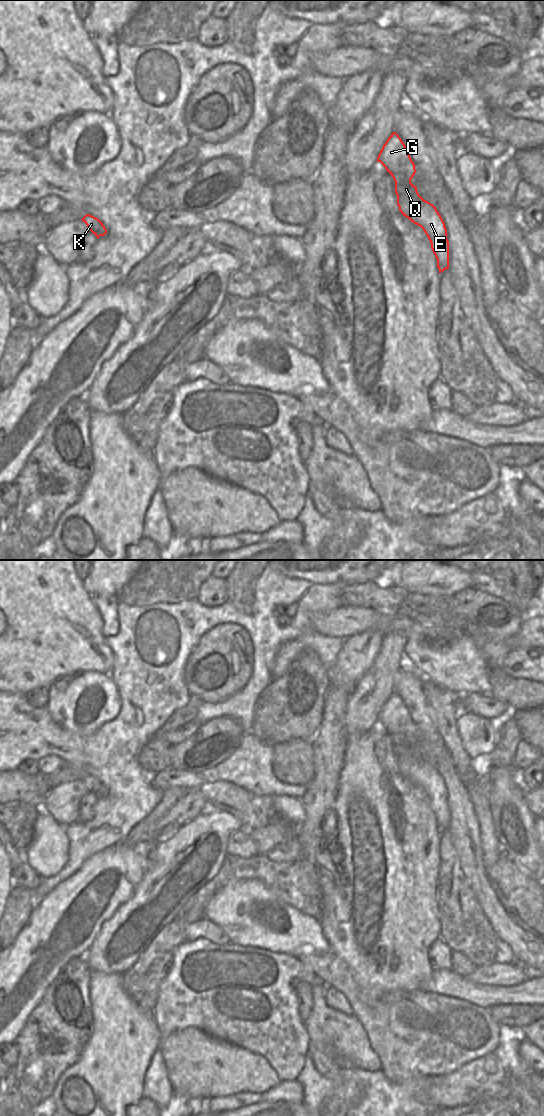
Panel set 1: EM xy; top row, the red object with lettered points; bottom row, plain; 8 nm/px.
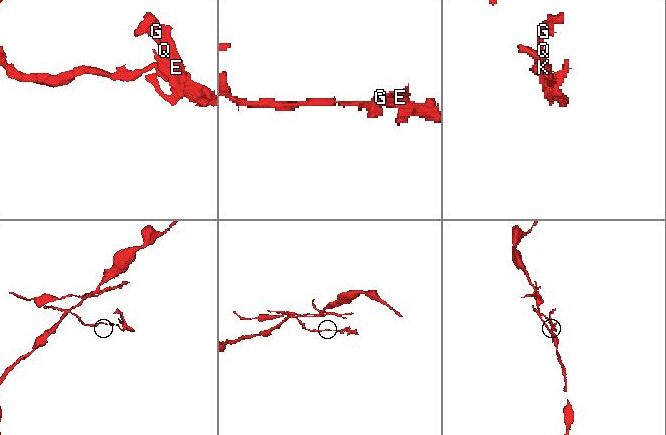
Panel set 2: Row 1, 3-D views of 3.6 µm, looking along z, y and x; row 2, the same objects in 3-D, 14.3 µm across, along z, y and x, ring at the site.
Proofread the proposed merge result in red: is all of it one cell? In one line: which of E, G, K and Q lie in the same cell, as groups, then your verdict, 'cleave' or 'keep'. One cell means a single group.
E G K Q; keep

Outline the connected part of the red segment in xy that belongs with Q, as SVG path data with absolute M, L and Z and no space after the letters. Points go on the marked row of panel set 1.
M393 132L383 145L377 162L380 162L395 181L395 193L397 195L397 205L403 216L414 224L420 226L427 235L431 249L437 259L439 273L449 268L449 241L447 239L447 229L445 223L437 211L436 207L424 200L418 193L417 187L411 183L411 179L416 173L415 164L412 161L409 151L399 135Z

